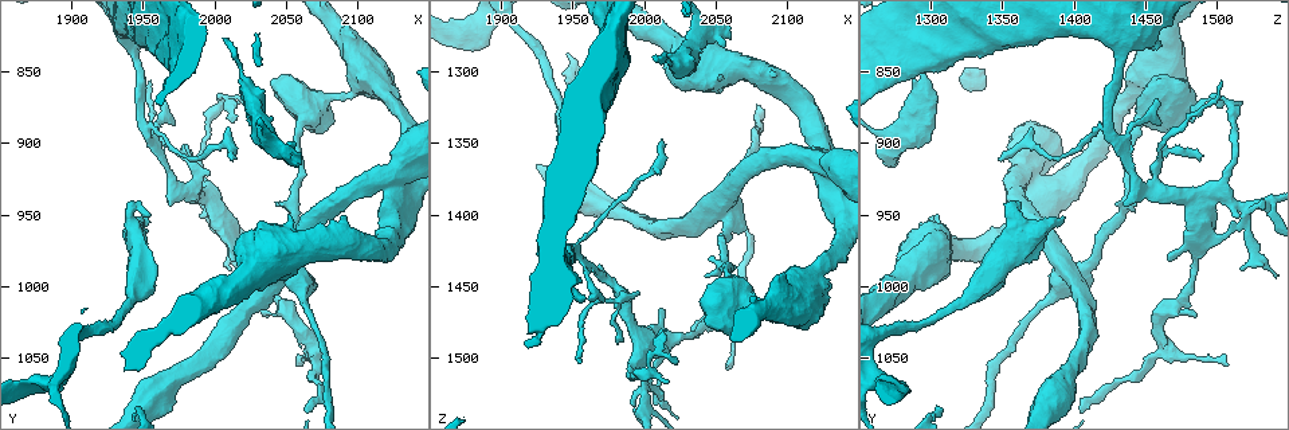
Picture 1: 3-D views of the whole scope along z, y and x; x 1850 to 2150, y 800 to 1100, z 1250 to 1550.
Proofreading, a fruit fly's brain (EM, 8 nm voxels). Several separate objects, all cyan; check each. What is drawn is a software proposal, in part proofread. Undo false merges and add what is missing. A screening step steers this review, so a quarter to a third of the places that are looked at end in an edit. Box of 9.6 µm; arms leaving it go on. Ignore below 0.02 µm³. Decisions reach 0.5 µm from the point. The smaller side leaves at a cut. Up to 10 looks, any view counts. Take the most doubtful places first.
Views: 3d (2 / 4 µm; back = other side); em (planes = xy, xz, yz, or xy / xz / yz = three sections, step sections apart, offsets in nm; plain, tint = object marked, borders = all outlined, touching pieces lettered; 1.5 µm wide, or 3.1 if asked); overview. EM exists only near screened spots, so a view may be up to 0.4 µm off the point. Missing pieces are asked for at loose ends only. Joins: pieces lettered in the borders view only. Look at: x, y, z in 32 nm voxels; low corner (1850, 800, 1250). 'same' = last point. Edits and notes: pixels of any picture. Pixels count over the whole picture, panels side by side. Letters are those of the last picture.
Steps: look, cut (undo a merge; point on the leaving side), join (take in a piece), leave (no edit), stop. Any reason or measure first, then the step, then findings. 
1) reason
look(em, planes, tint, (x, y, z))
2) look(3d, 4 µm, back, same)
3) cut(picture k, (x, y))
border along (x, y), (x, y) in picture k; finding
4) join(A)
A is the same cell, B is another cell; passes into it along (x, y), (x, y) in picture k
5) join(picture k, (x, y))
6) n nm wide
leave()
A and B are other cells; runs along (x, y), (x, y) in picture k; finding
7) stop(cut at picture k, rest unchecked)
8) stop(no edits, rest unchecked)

four or more arms meet
look(em, xy, step 4, tint, (2054, 986, 1392))

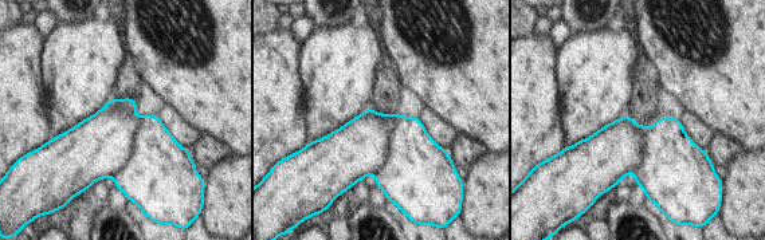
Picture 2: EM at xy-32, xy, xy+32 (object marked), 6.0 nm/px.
look(em, xy, step 4, borders, same)

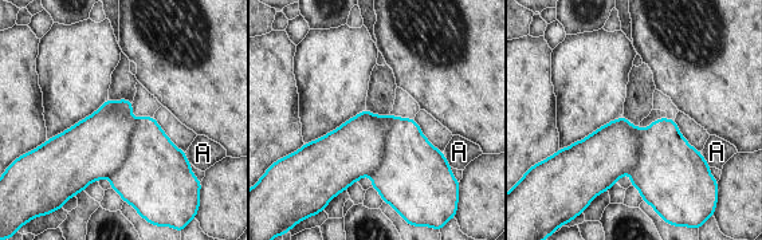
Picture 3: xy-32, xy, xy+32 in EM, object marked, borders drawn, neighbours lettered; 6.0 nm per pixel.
cut(picture 3, (354, 149))
A is another cell; border along (388, 115), (383, 157), (370, 176) in picture 3; two neurons meet here

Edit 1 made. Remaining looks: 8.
look(overview)

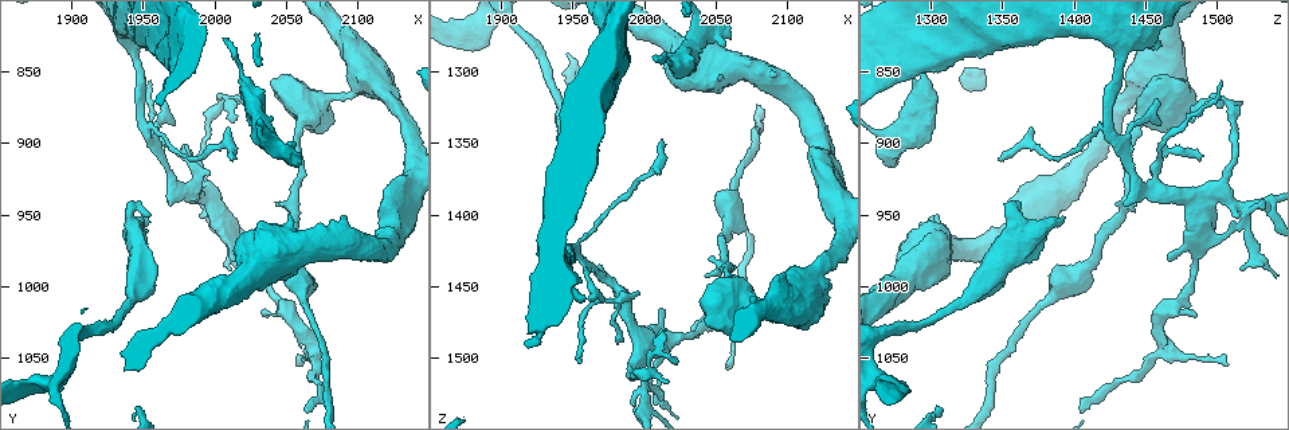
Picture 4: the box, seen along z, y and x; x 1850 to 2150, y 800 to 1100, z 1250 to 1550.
three arms meet
look(3d, 2 µm, (1996, 936, 1482))

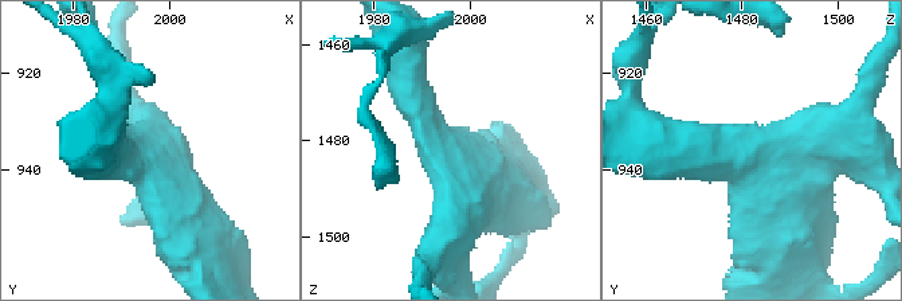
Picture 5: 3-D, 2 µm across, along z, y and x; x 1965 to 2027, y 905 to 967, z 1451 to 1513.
look(em, yz, step 4, tint, (1995, 937, 1482))

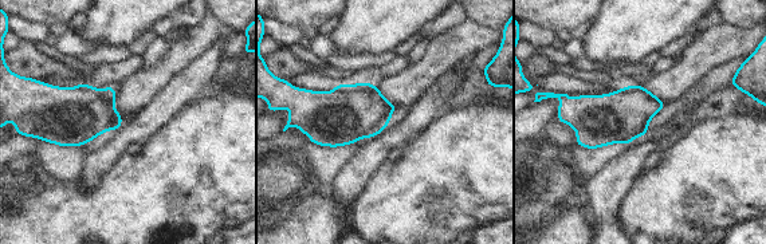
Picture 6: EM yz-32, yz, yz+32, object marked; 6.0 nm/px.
what lies round it
look(em, yz, step 4, borders, same)

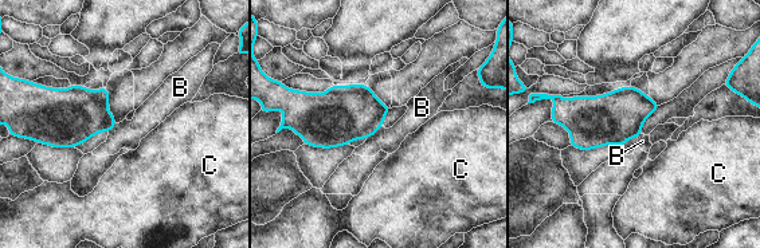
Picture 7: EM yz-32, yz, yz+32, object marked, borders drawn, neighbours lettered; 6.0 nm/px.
B touches over 160 nm
leave()
B and C are other cells; border along (641, 133), (619, 146) in picture 7; all the same neuron

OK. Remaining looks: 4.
four-way junction
look(3d, 4 µm, (1952, 888, 1424))

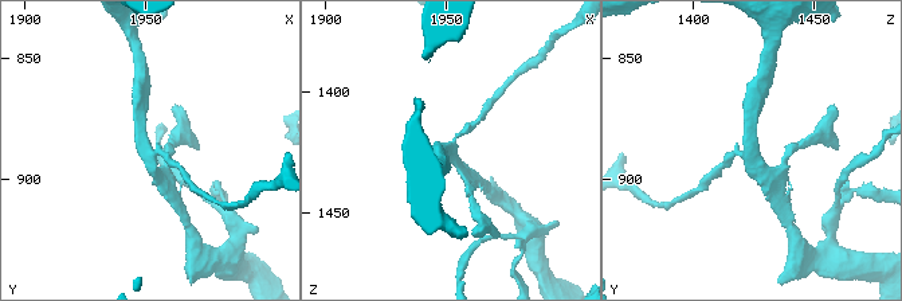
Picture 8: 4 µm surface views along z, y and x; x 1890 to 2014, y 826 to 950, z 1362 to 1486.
4 arms; need the tissue
look(em, planes, borders, (1950, 889, 1423))

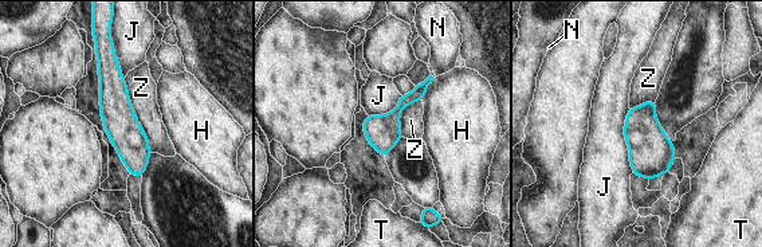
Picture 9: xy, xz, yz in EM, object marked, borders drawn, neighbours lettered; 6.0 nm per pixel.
leave()
H, J, N, T and Z are other cells; border along (628, 109), (624, 138), (633, 172) in picture 9; continuous, no second neuron

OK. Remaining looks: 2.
thin end
look(em, xy, step 8, borders, (2010, 912, 1348))

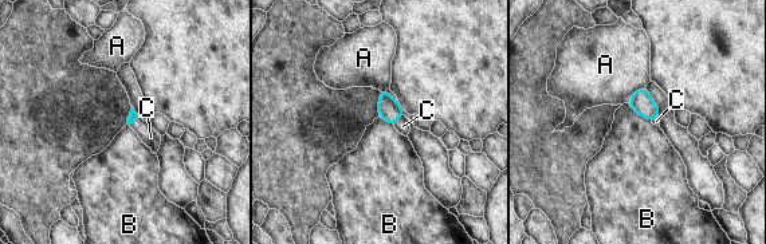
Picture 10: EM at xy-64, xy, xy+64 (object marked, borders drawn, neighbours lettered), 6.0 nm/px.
join(C)
C is the same cell, A and B are other cells; the neuron continues

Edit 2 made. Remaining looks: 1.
stop(cut at picture 3, join at picture 10, rest unchecked)

